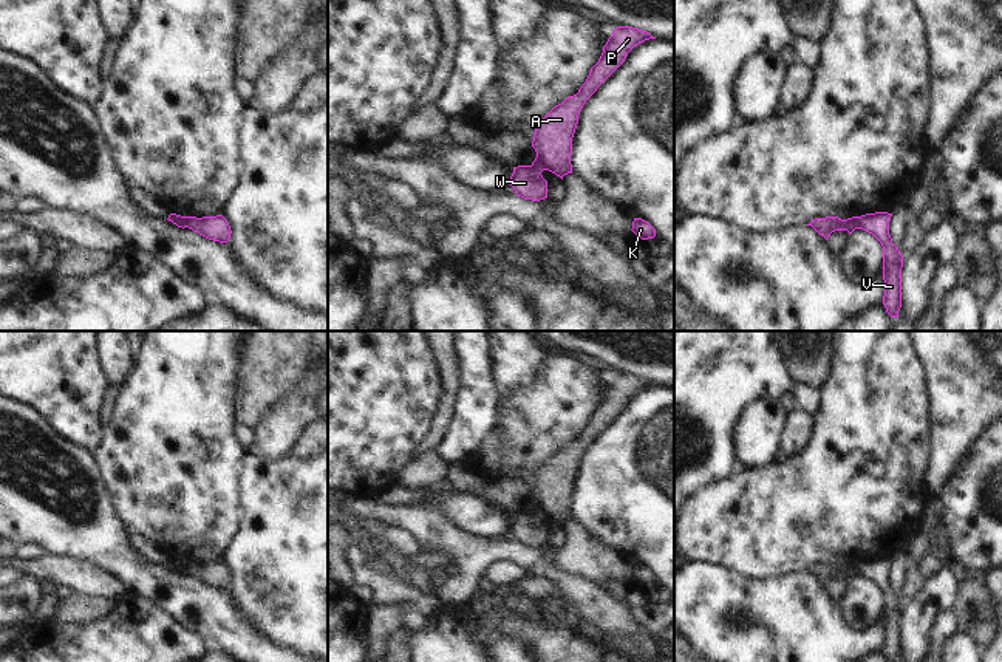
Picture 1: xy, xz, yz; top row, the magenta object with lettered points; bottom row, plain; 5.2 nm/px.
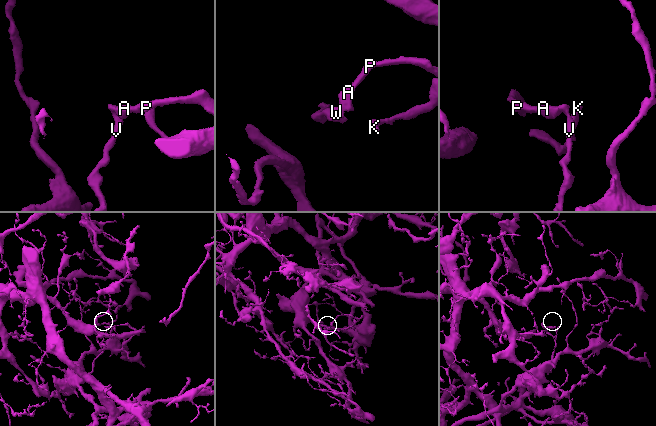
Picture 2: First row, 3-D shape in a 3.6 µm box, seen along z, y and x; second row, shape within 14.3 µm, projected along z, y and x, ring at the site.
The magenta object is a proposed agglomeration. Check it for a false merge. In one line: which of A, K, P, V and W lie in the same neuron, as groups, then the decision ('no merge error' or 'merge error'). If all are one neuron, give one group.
A K P / V W; merge error

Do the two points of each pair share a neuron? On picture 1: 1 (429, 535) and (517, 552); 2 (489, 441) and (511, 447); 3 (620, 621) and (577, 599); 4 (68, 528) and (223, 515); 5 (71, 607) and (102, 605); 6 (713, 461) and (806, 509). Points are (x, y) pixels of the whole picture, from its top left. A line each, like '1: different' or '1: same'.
1: same
2: different
3: same
4: different
5: same
6: different

